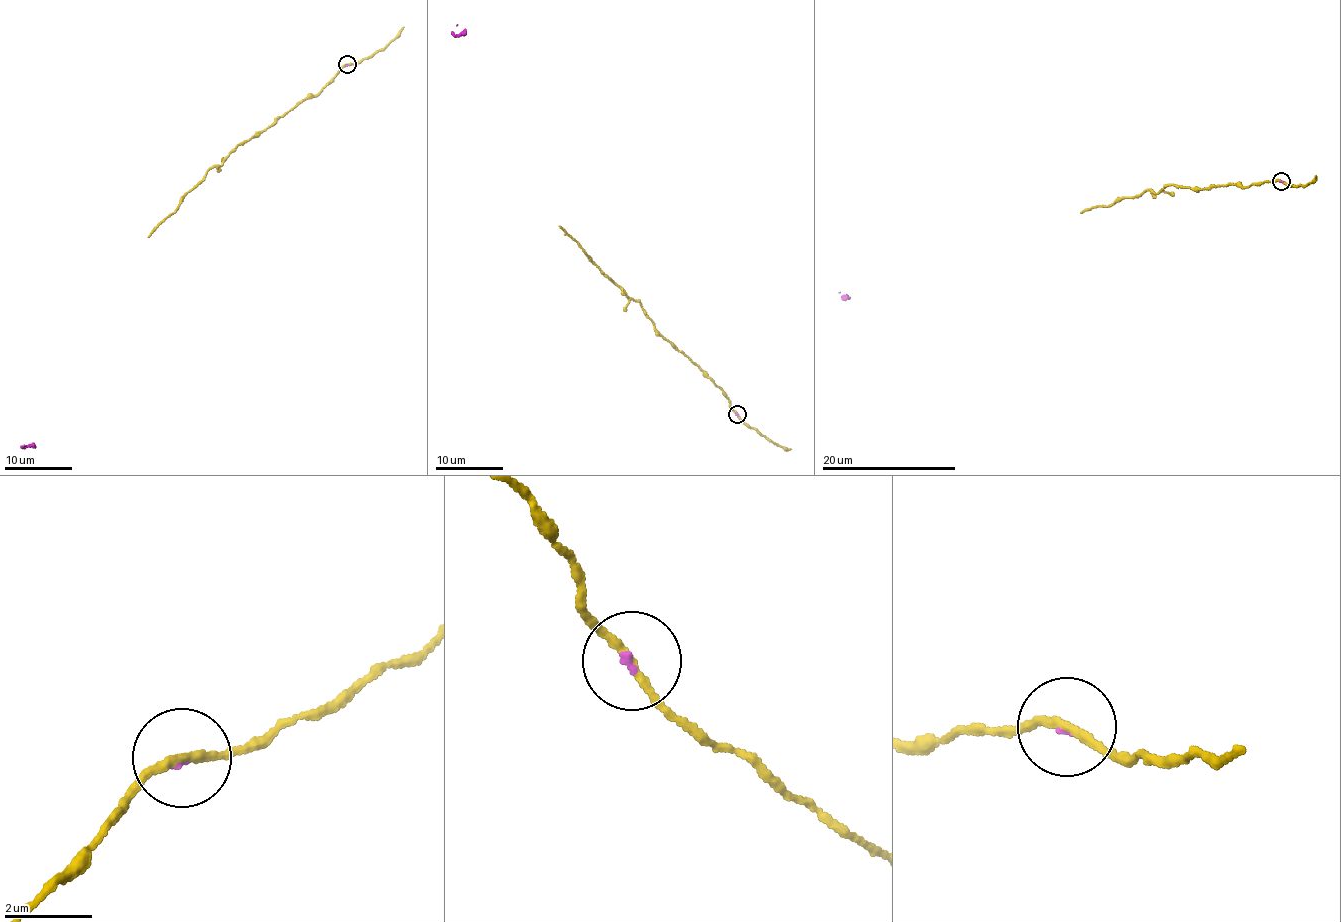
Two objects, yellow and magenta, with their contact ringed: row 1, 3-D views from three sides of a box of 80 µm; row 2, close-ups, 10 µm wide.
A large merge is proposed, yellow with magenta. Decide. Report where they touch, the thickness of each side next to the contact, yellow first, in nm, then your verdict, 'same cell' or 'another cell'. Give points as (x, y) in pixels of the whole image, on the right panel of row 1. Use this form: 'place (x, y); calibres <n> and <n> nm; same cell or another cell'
place (1281, 181); calibres 180 and 90 nm; same cell

